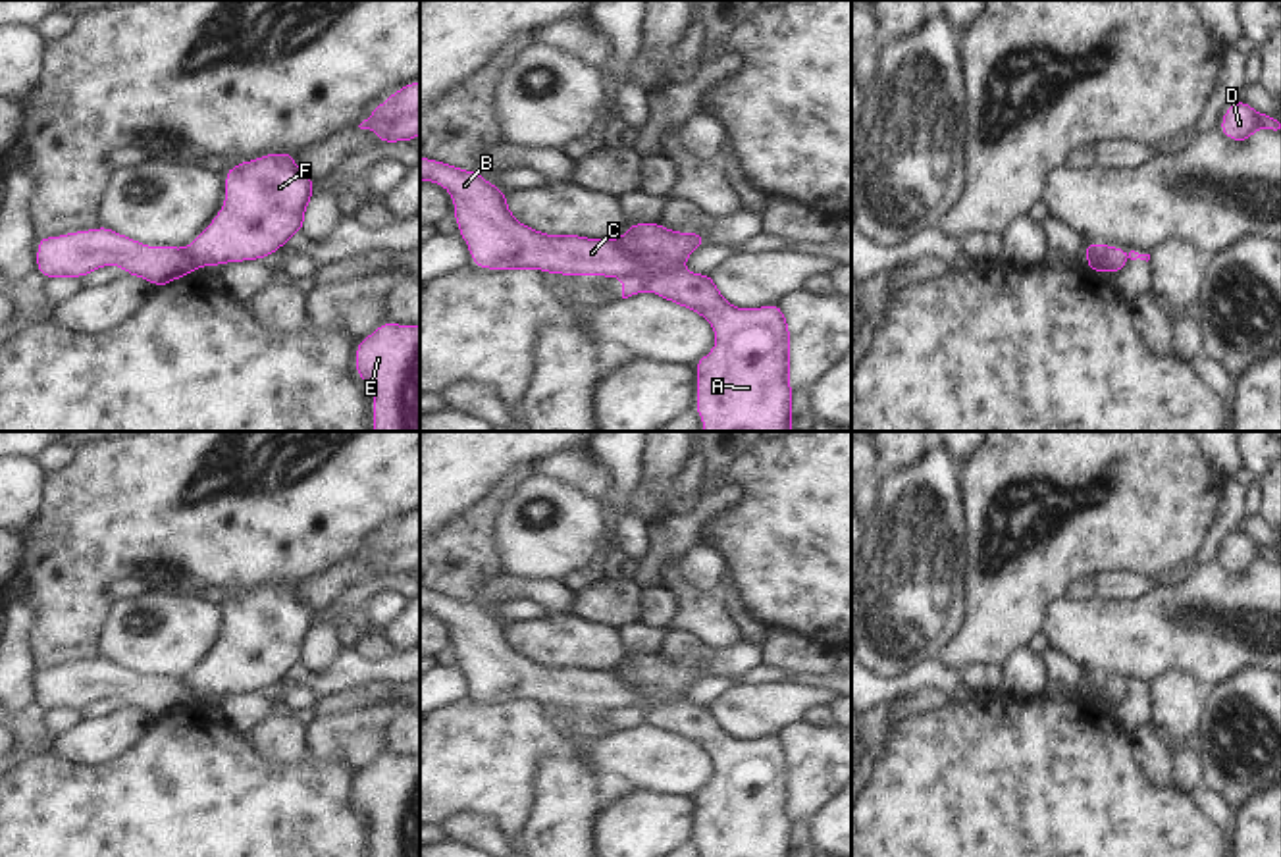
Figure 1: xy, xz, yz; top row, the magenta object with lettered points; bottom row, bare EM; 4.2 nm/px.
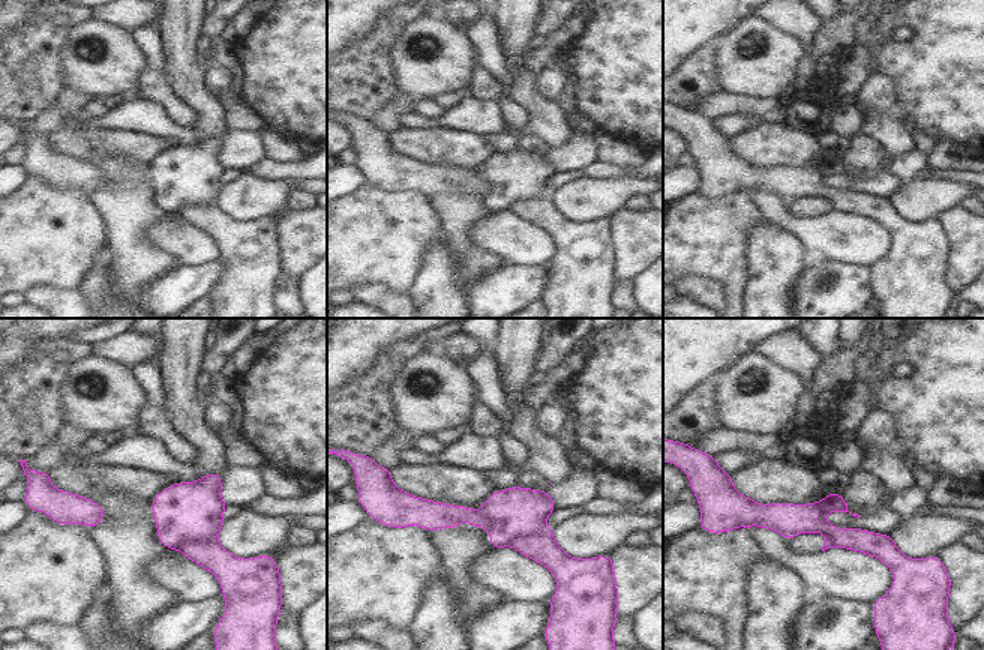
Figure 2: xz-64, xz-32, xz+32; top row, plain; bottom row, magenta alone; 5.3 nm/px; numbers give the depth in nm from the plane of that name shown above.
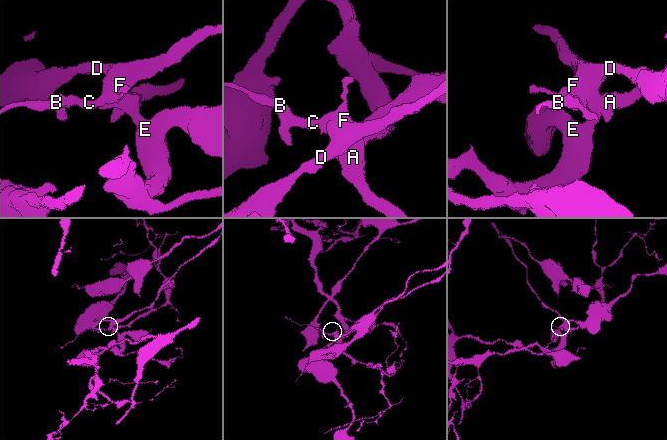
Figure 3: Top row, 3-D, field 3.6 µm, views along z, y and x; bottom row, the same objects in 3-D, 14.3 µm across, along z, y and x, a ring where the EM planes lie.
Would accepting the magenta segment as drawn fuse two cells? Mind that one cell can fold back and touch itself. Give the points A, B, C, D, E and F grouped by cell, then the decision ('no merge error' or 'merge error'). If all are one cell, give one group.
A B C E / D F; merge error

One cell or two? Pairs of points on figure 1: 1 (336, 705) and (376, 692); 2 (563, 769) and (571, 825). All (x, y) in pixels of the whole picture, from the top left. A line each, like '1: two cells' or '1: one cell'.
1: one cell
2: one cell

